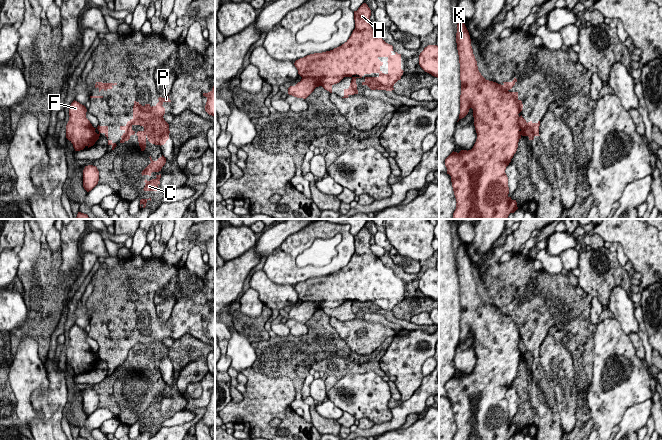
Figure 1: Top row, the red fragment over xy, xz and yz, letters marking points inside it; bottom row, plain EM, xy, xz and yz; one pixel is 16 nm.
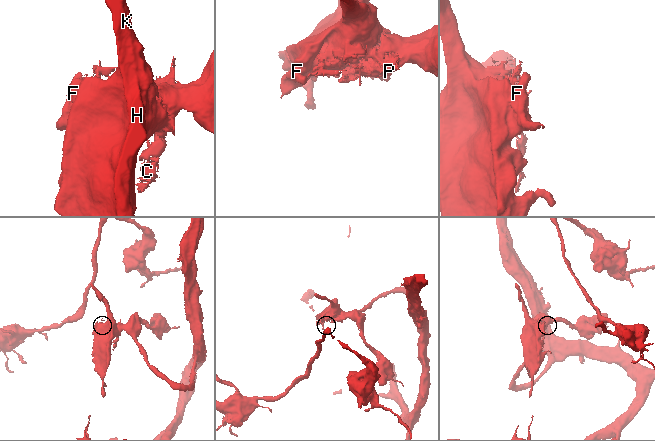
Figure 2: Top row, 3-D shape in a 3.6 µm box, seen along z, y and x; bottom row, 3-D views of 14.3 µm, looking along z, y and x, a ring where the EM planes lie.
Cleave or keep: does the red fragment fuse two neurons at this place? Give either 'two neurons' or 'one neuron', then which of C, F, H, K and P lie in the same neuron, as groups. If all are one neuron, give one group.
two neurons | C P / F H K

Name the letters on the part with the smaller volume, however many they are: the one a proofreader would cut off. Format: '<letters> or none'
C, P

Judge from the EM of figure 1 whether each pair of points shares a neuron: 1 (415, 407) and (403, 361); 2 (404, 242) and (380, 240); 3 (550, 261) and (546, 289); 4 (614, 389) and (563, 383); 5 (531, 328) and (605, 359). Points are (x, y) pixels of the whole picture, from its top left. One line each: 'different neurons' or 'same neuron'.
1: different neurons
2: different neurons
3: different neurons
4: different neurons
5: different neurons

